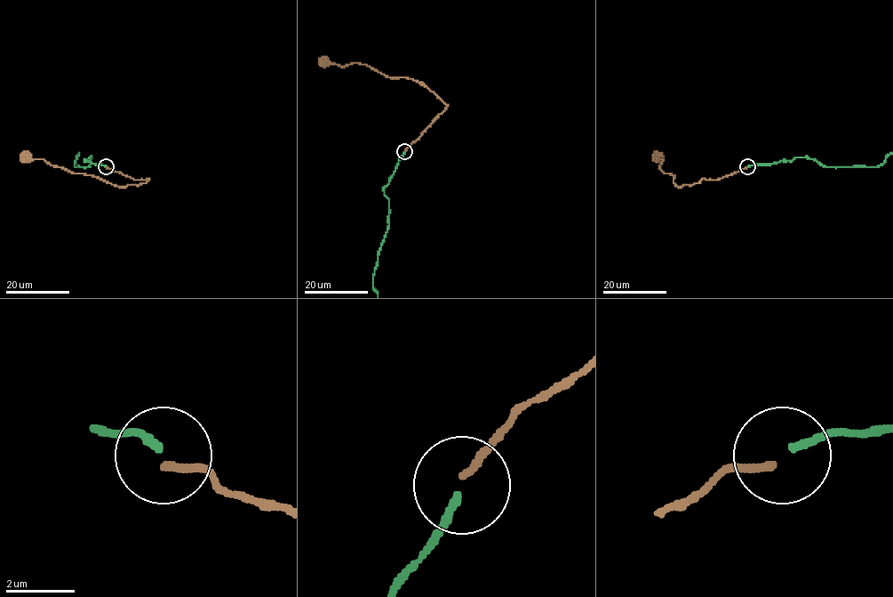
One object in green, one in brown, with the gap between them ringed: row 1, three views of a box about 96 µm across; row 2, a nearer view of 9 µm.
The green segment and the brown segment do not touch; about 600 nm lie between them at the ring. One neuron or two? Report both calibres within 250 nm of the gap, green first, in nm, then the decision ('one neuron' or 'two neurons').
calibres 240 and 220 nm; two neurons

